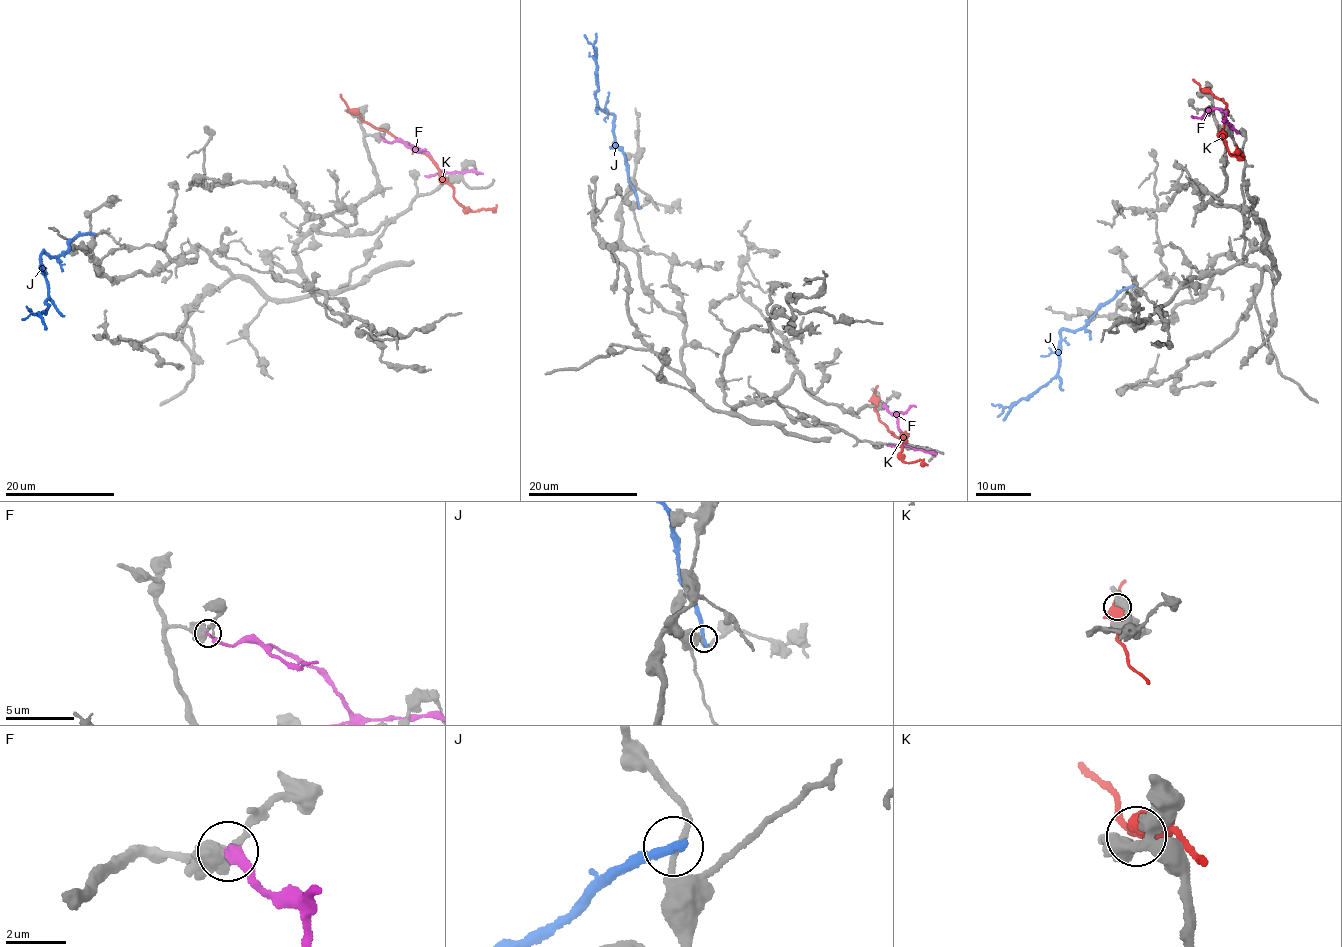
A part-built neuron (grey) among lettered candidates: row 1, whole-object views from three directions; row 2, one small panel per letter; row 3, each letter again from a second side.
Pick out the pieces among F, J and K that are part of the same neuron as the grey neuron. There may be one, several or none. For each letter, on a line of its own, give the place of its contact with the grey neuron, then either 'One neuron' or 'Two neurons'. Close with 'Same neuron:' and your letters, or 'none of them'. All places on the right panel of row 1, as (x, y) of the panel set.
F: Touches grey at (1206, 111). Two neurons
J: Touches grey at (1131, 286). Two neurons
K: Touches grey at (1203, 92). Two neurons
Same neuron: none of them

